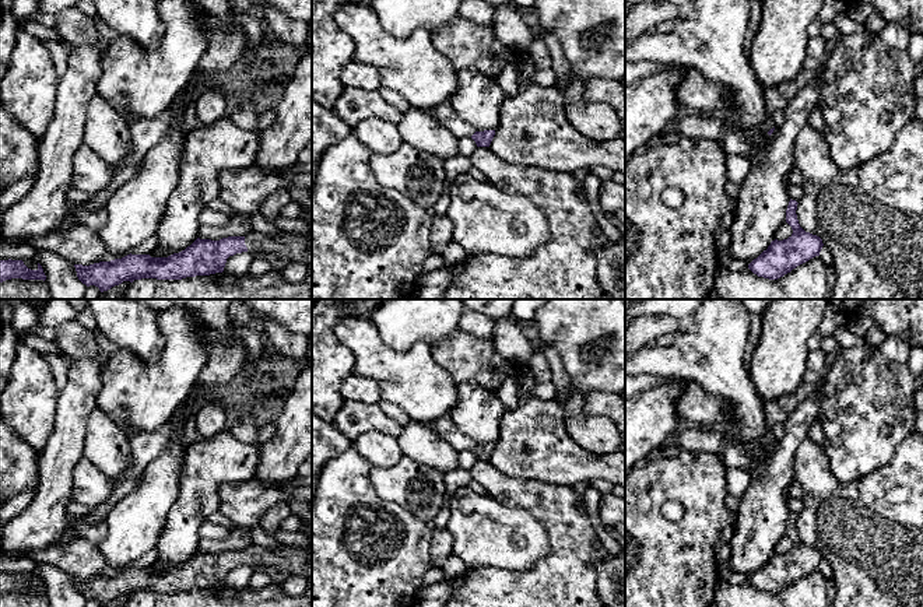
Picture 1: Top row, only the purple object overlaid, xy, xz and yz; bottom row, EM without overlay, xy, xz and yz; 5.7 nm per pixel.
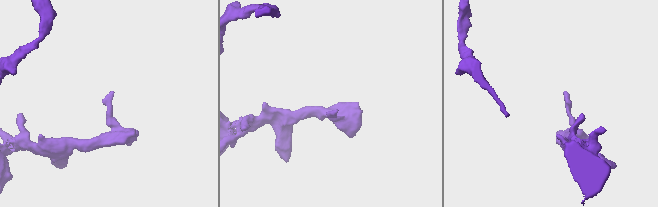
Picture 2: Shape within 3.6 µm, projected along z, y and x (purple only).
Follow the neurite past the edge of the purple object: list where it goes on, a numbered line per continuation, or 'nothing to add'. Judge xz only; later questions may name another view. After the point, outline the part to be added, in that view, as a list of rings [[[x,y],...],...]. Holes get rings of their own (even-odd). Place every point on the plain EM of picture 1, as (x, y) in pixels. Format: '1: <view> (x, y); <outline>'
nothing to add

